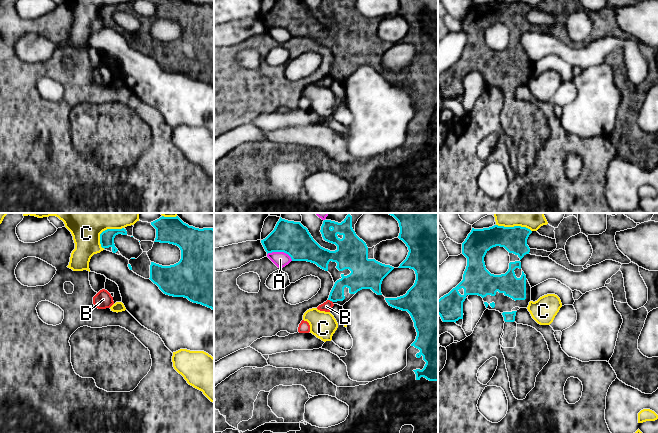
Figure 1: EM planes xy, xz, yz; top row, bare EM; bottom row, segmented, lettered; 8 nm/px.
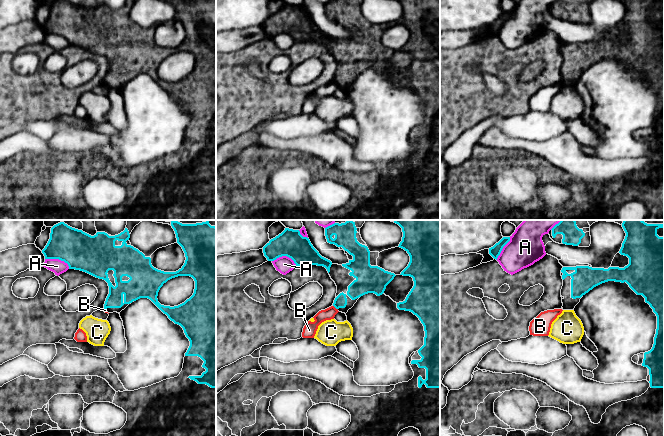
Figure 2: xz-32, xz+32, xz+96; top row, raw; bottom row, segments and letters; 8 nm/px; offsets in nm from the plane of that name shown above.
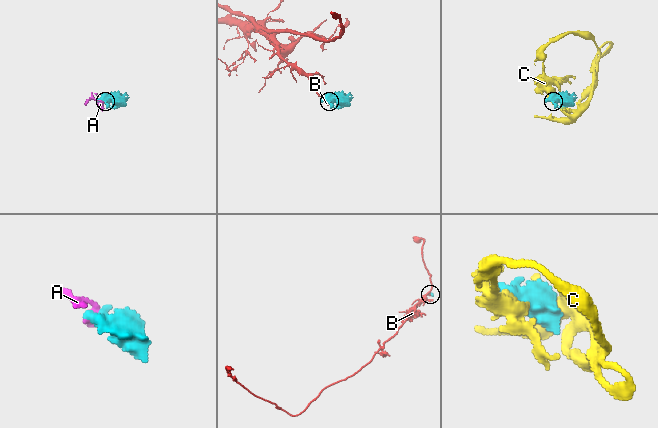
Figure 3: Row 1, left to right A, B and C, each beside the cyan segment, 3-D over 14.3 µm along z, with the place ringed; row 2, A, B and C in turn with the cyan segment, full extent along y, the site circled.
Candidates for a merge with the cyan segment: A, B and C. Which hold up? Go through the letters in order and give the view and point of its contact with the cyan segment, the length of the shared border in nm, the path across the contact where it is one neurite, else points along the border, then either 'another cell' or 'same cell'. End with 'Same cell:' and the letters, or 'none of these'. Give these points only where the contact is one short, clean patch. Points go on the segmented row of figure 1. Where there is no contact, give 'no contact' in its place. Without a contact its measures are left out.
A: contact xz (280, 251); length 220 nm; another cell
B: contact xz (330, 300); length 50 nm; border xz (328, 299), (332, 302); another cell
C: contact xy (105, 230); length 240 nm; another cell
Same cell: none of these

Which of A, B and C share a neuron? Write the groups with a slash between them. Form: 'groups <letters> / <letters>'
groups A C / B

